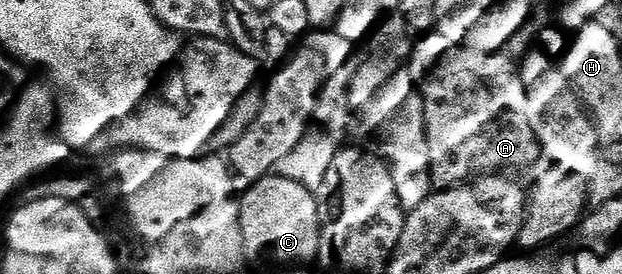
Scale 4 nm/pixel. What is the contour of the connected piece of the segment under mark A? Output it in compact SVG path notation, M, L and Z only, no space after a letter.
M430 32L421 38L421 53L417 58L417 74L421 79L424 92L427 93L426 122L431 137L430 149L430 179L439 190L455 190L459 186L467 186L478 178L495 176L497 174L527 174L538 171L545 161L545 143L543 134L535 125L535 117L531 108L530 87L519 76L519 70L515 67L512 55L507 52L492 50L486 46L473 46L459 40L453 40L438 32Z

